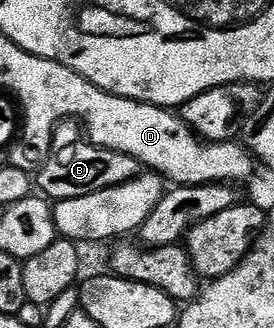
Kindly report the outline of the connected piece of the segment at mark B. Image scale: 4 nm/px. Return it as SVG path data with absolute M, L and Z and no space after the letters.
M91 142L83 143L68 144L65 148L57 147L40 169L38 188L49 201L82 198L82 194L94 194L98 190L118 186L122 182L134 179L138 174L138 165L134 158L118 154L114 150L100 148Z

